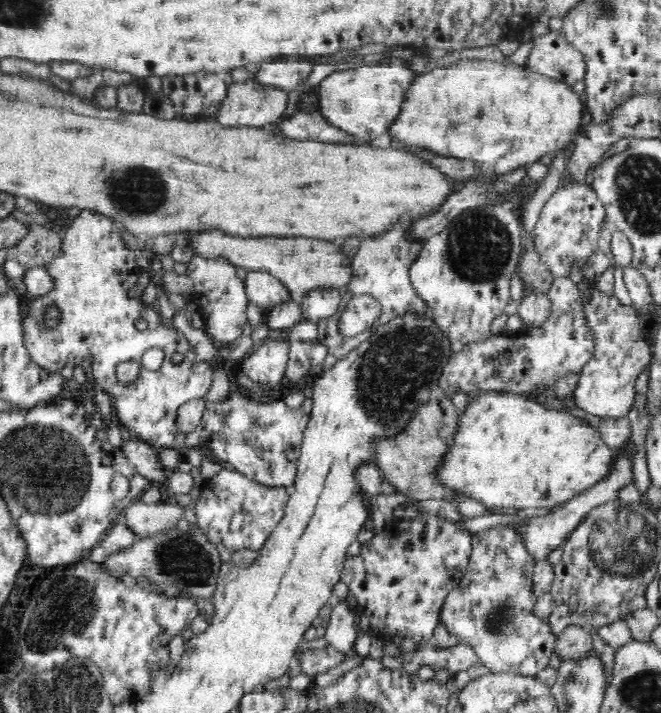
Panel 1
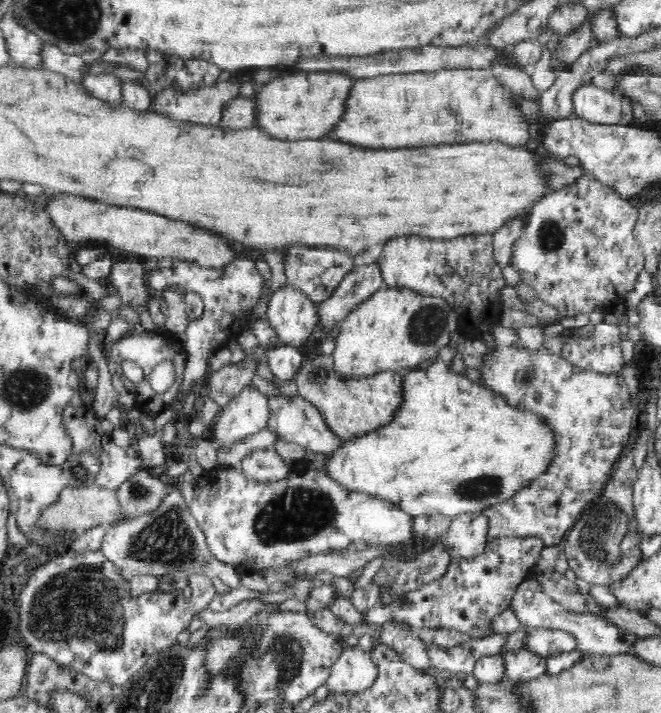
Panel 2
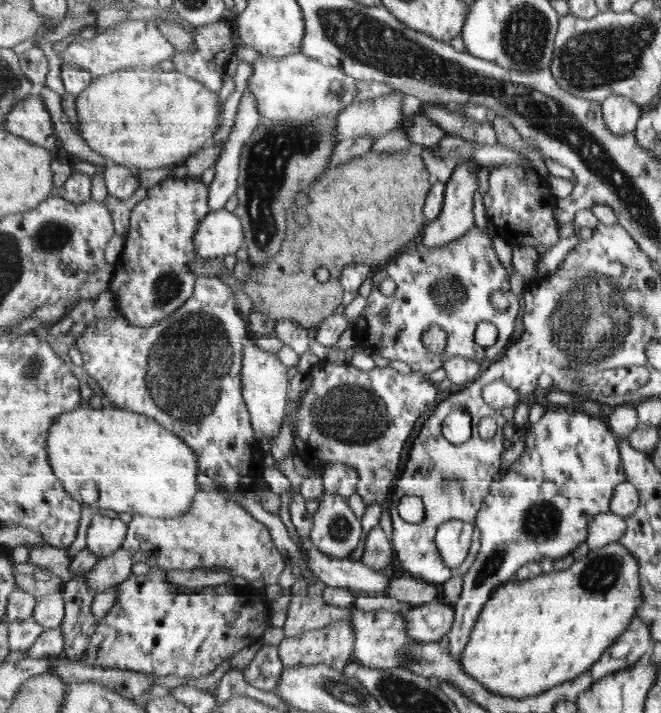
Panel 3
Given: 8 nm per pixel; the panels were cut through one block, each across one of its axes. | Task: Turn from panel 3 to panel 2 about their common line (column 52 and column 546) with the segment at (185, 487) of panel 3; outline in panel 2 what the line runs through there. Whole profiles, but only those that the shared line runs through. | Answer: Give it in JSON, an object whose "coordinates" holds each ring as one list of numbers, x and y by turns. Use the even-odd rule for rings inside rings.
{"coordinates":[[443,361,427,363,422,367,409,368,402,372,402,403,395,410,393,417,376,427,374,430,360,433,340,439,337,447,330,453,323,455,323,464,320,471,323,471,330,480,343,486,348,492,362,492,367,495,384,499,395,503,396,506,417,517,420,515,432,515,440,513,446,516,458,516,460,514,480,513,491,504,510,498,519,488,522,488,531,478,544,472,553,455,553,439,549,428,531,412,520,412,508,406,499,395,480,386,478,381,468,379,467,376,455,373]]}

